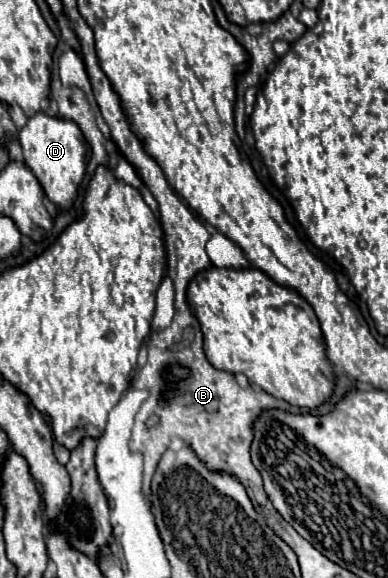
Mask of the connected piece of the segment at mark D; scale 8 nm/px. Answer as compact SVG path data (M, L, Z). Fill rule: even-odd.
M35 113L29 117L27 125L19 131L19 143L23 147L23 155L27 159L27 167L33 171L37 181L41 183L49 201L59 209L71 209L79 185L85 177L85 137L73 121L49 117L47 113Z

